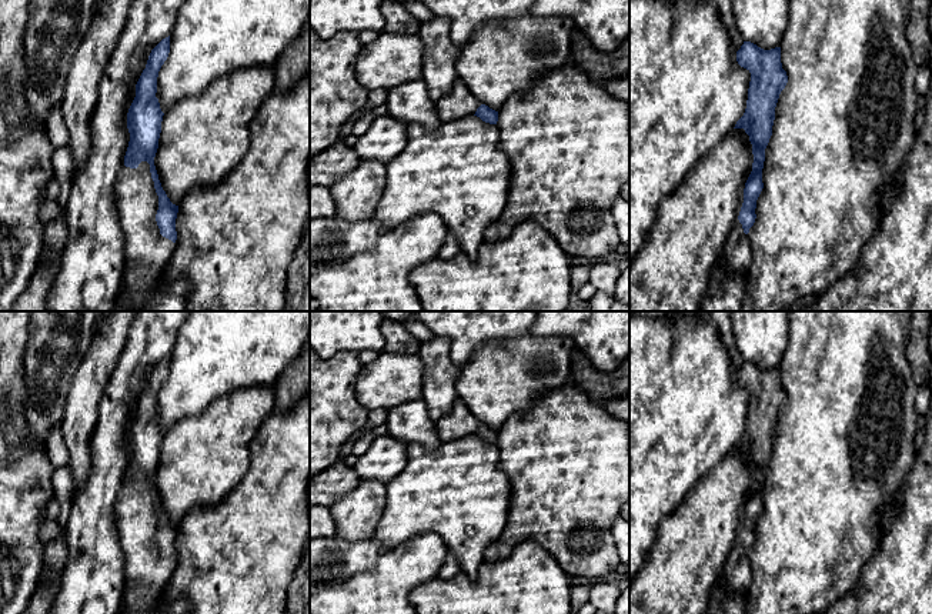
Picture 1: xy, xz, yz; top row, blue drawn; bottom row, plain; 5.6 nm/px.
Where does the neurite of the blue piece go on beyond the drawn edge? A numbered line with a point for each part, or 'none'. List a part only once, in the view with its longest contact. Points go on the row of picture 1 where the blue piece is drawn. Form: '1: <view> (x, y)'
1: xy (146, 252)

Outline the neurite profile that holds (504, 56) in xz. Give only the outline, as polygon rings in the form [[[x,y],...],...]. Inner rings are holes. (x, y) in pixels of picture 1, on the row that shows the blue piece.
[[[569,17],[495,19],[478,26],[470,41],[460,49],[455,63],[458,79],[481,101],[500,111],[514,94],[525,93],[537,77],[568,63],[569,37],[575,24]]]

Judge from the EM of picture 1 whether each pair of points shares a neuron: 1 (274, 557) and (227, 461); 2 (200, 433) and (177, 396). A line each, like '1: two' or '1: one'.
1: two
2: two

